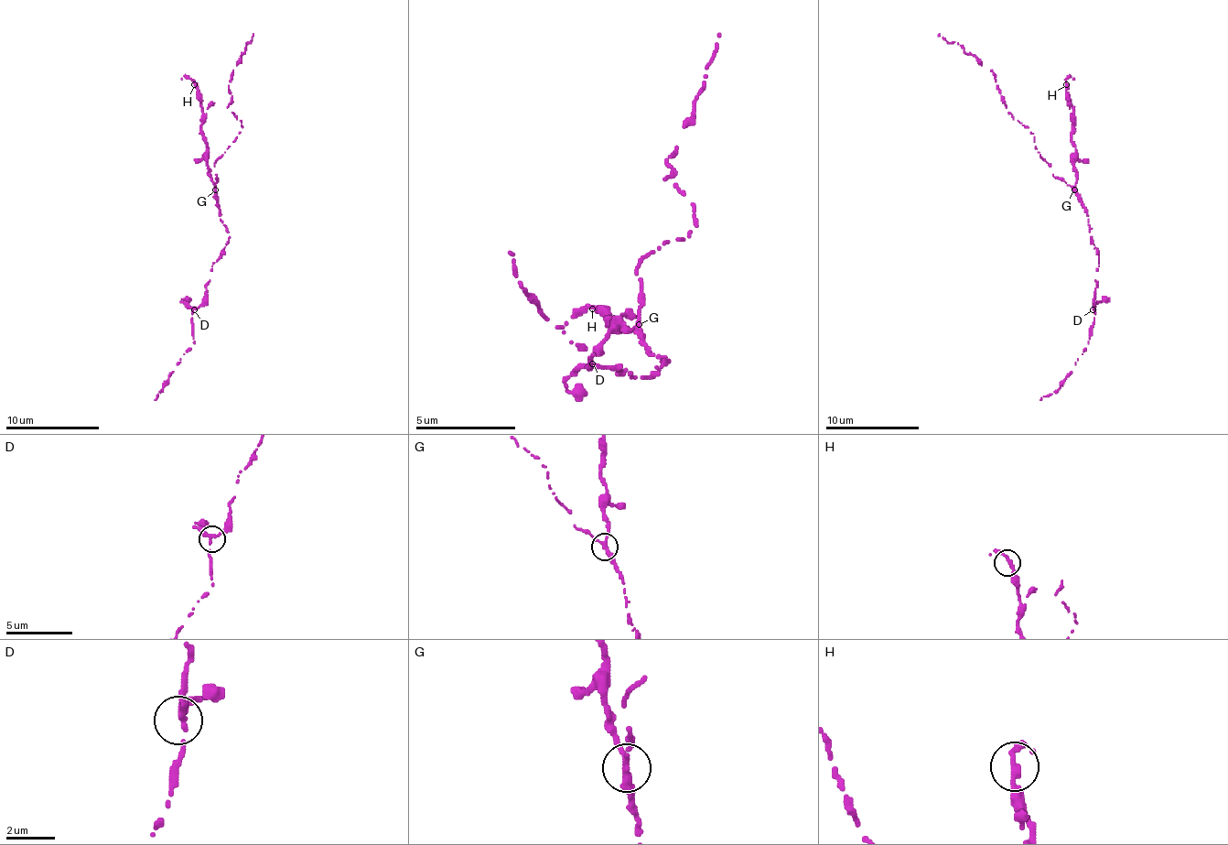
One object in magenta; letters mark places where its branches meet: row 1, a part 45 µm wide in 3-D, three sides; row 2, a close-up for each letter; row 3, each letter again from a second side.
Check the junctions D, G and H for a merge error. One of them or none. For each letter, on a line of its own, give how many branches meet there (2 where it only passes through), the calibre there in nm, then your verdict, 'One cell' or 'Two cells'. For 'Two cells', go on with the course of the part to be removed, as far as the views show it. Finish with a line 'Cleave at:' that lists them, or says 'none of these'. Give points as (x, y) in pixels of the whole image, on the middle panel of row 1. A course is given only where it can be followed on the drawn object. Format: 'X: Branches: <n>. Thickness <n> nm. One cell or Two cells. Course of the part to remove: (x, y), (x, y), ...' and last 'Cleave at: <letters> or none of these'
D: Branches: 3. Thickness 240 nm. One cell
G: Branches: 3. Thickness 240 nm. Two cells. Course of the part to remove: (638, 323), (638, 268), (662, 243), (687, 238), (697, 218), (662, 178), (673, 173), (717, 32)
H: Branches: 2. Thickness 280 nm. One cell
Cleave at: G

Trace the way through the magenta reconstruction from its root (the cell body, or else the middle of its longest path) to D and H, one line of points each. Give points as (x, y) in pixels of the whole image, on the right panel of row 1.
D: (1076, 192), (1078, 201), (1087, 213), (1090, 242), (1099, 255), (1093, 309)
H: (1076, 192), (1073, 167), (1076, 146), (1071, 138), (1073, 108), (1066, 84)

